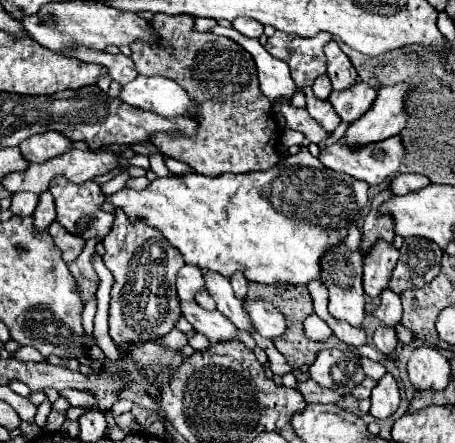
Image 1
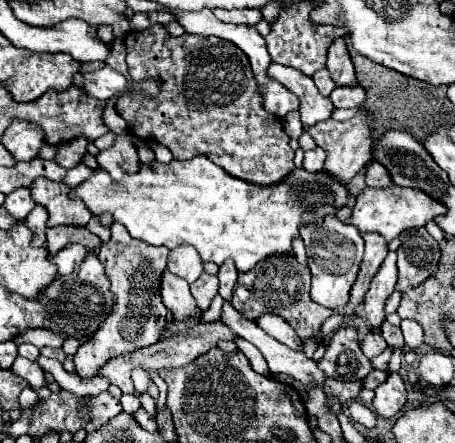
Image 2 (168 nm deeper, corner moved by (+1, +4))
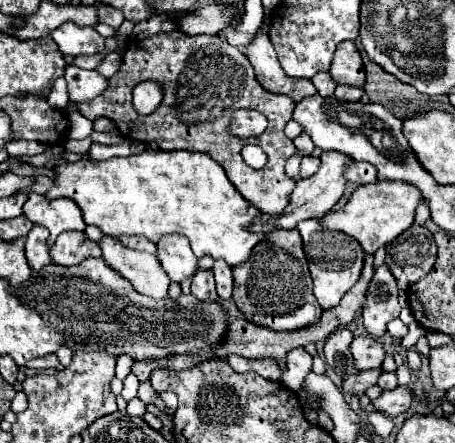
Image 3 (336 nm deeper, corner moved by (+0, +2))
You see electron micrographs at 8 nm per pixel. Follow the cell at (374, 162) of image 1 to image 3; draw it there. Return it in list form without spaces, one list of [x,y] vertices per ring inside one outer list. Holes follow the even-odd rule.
[[[308,155],[308,157],[302,159],[300,175],[302,175],[302,177],[312,177],[312,175],[318,171],[318,167],[320,167],[320,157],[312,157],[312,155]]]

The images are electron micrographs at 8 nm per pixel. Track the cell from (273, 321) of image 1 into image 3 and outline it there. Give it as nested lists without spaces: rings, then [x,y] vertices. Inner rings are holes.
[[[296,347],[288,351],[286,363],[288,363],[288,373],[282,375],[282,383],[288,389],[298,391],[300,383],[304,381],[304,375],[312,369],[312,355],[304,347]]]

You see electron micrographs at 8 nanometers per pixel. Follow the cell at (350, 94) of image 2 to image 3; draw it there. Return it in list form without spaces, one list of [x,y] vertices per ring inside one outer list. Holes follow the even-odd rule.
[[[338,85],[334,95],[340,101],[360,101],[360,97],[364,95],[364,89],[362,87],[350,87],[350,85]]]

